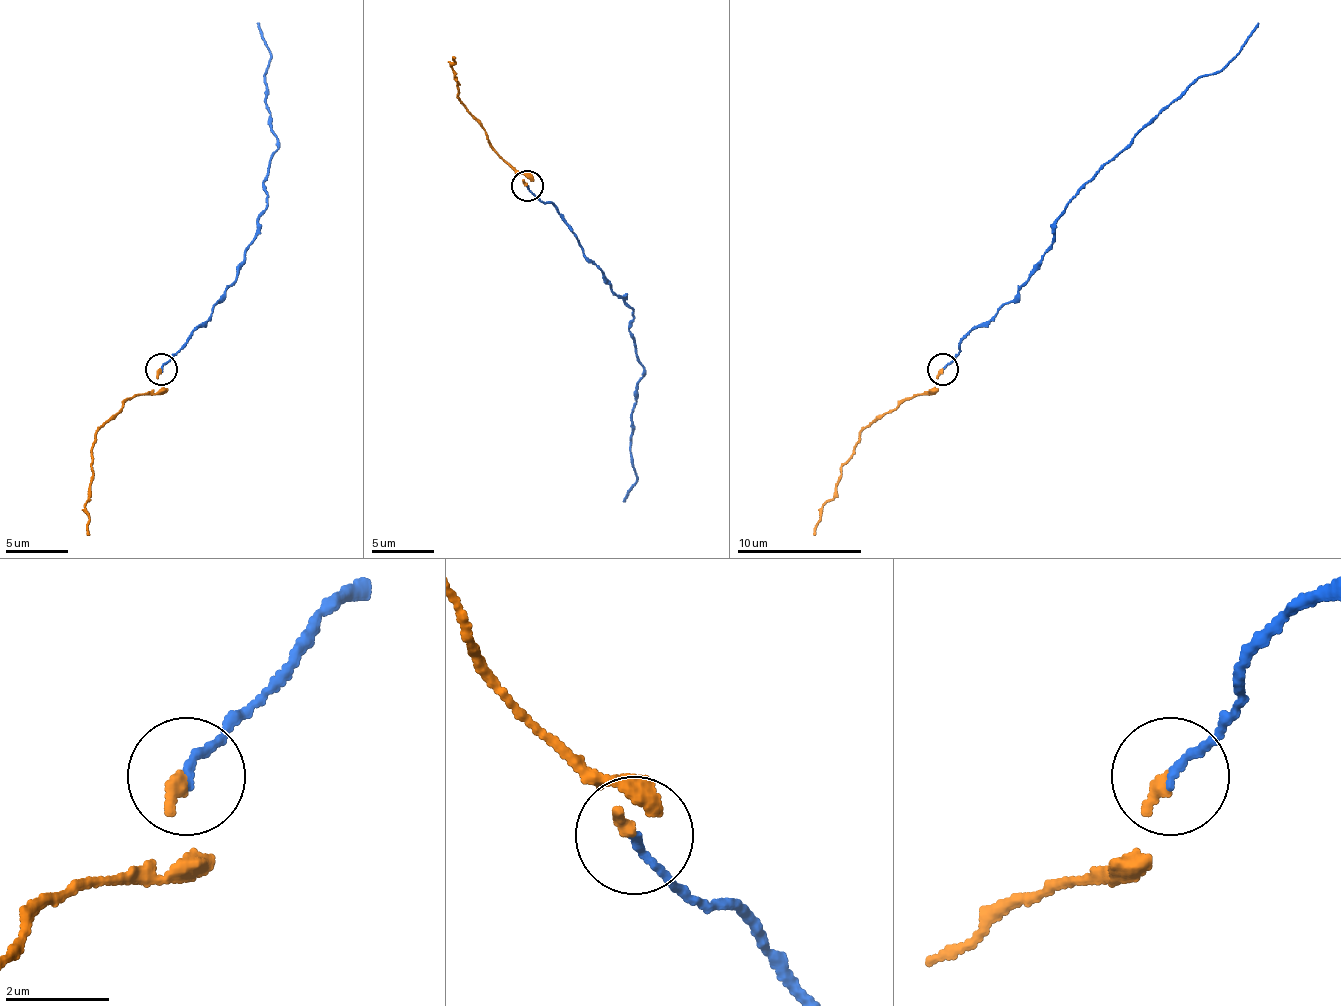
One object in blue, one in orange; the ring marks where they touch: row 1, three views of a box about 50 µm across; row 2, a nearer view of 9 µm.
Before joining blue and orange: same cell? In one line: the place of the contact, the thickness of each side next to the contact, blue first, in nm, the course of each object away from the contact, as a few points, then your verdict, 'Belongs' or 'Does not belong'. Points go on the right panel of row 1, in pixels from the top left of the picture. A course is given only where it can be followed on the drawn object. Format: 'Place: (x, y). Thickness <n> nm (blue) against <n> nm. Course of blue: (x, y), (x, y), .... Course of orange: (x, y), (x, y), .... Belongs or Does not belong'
Place: (943, 369). Thickness 160 nm (blue) against 240 nm. Course of blue: (943, 370), (1028, 276), (1053, 242), (1053, 220), (1075, 195), (1199, 76), (1218, 73), (1259, 23). Course of orange: (943, 370), (928, 392), (912, 395), (862, 432), (856, 451), (840, 467), (837, 492), (822, 507), (812, 535). Belongs

